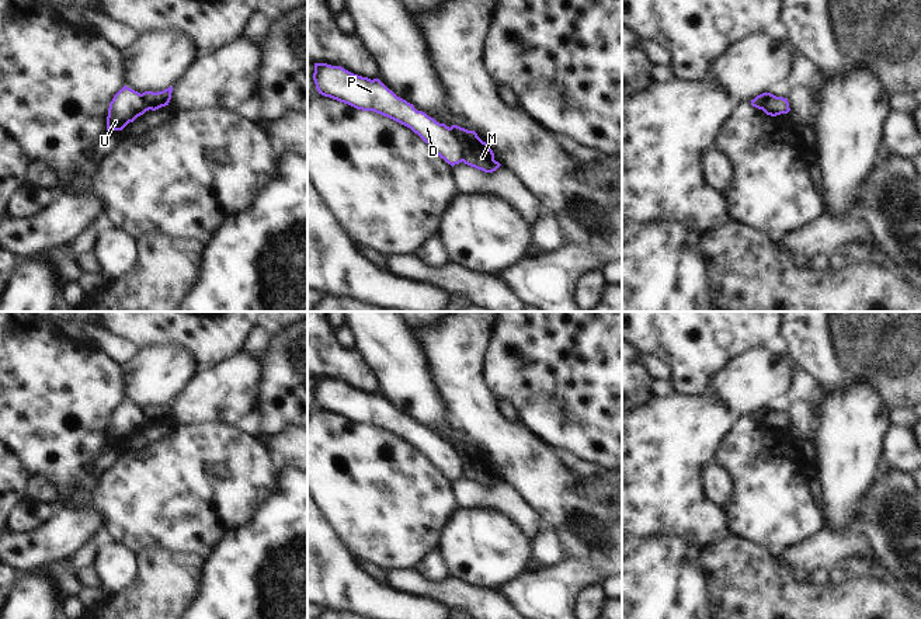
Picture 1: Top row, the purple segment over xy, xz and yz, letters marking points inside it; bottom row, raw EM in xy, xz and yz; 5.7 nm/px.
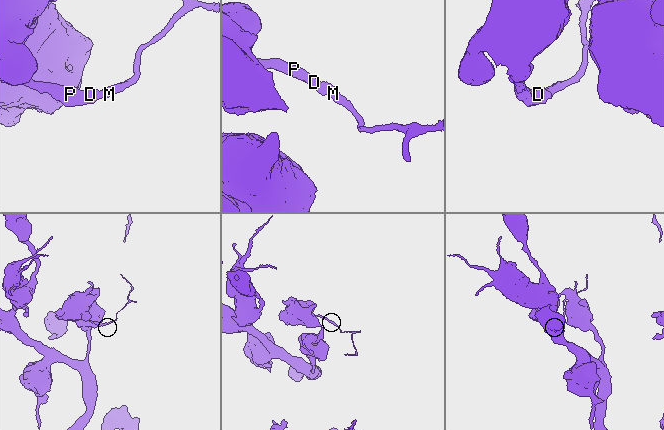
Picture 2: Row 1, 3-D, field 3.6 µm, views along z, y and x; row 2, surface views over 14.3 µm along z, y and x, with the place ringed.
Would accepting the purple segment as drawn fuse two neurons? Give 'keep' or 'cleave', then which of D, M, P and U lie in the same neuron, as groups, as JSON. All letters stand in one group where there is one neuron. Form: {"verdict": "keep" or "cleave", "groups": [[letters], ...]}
{"verdict": "cleave", "groups": [["D", "P", "U"], ["M"]]}

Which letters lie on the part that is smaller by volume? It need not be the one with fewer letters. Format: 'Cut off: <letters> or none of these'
Cut off: M

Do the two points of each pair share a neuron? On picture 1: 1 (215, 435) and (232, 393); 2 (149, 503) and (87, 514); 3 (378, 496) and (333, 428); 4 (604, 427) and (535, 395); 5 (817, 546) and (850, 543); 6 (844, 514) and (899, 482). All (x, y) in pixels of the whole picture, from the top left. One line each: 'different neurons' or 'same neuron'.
1: different neurons
2: different neurons
3: same neuron
4: same neuron
5: same neuron
6: different neurons

